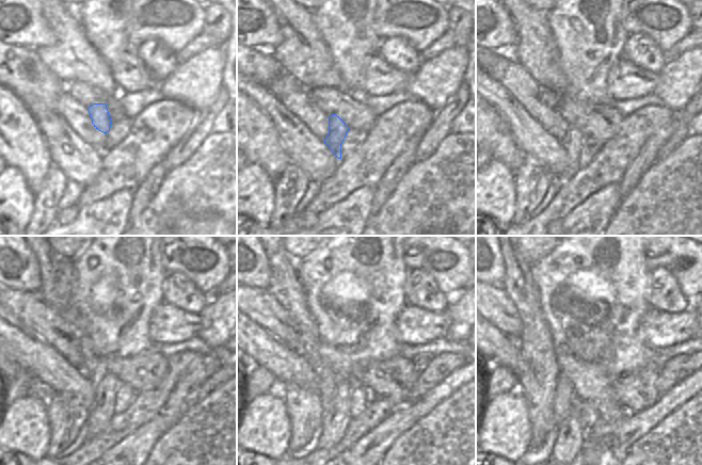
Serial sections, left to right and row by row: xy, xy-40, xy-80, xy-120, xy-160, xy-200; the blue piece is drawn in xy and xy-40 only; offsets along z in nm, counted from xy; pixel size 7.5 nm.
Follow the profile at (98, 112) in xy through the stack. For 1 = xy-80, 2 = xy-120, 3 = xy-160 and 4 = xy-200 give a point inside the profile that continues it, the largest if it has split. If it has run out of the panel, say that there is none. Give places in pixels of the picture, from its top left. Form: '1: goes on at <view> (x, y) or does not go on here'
1: goes on at xy-80 (574, 139)
2: goes on at xy-120 (99, 414)
3: goes on at xy-160 (336, 417)
4: goes on at xy-200 (572, 435)

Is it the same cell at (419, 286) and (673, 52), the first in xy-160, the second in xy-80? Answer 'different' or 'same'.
different

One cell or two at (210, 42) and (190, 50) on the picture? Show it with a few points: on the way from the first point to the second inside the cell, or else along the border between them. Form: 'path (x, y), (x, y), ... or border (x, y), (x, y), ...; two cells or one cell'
path (205, 42), (195, 47); one cell

